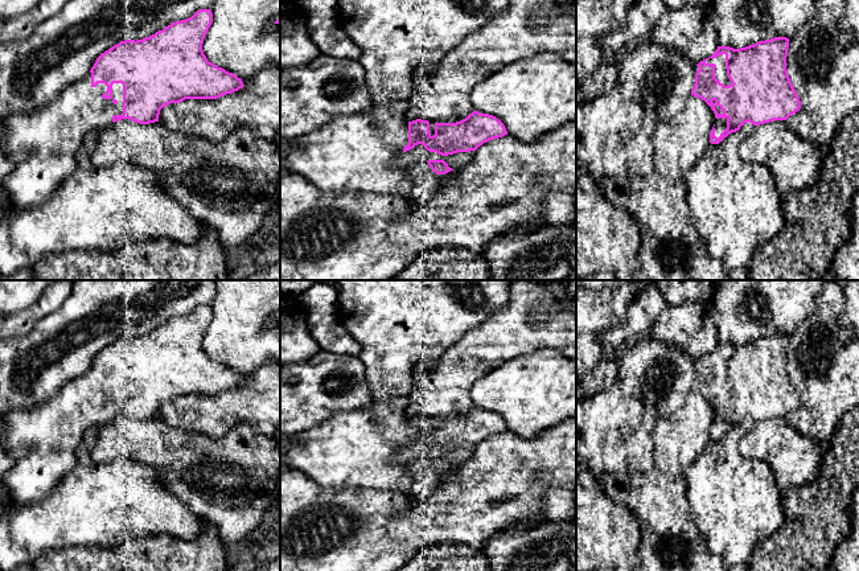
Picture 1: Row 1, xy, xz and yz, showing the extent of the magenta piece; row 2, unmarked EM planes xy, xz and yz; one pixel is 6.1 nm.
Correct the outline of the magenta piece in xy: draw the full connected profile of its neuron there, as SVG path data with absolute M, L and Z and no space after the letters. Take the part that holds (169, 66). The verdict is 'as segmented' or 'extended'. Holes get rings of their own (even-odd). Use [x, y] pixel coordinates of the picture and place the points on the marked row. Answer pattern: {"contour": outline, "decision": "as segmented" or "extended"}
{"contour": "M200 9L192 17L172 22L163 30L143 40L126 40L102 53L91 70L70 83L44 107L0 120L0 149L5 156L22 151L26 157L15 164L0 186L0 217L29 210L49 200L59 185L77 169L77 152L85 136L102 131L112 123L130 119L140 124L159 122L160 110L185 99L217 99L238 91L244 85L235 74L209 62L202 50L204 38L211 25L211 9Z", "decision": "extended"}

